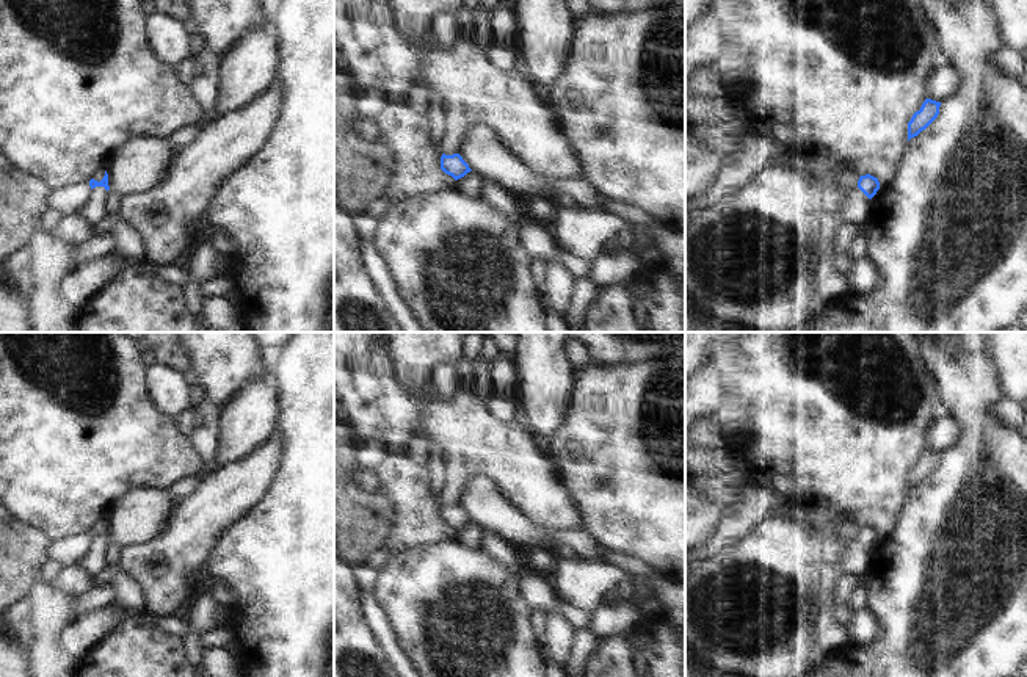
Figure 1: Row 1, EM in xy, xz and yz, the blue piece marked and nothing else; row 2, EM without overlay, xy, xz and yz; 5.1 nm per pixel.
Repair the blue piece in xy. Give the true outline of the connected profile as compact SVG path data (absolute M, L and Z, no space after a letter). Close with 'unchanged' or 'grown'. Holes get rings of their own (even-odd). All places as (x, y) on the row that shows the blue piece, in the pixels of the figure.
M107 171L100 182L91 179L89 186L89 199L77 215L82 216L91 227L103 227L107 223L105 197L110 190Z; grown

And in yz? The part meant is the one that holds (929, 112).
M925 99L920 110L908 122L908 141L925 130L939 114L941 102Z; unchanged

